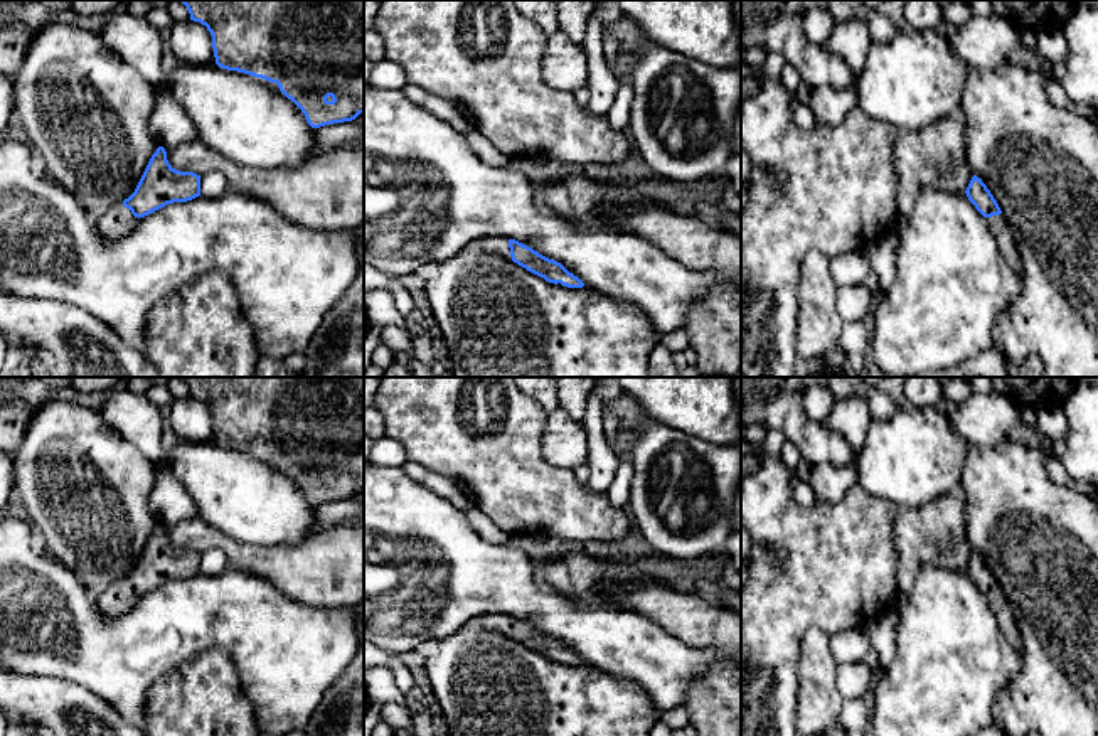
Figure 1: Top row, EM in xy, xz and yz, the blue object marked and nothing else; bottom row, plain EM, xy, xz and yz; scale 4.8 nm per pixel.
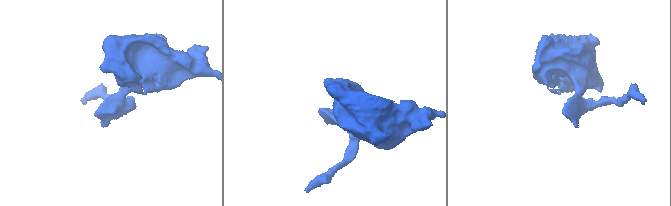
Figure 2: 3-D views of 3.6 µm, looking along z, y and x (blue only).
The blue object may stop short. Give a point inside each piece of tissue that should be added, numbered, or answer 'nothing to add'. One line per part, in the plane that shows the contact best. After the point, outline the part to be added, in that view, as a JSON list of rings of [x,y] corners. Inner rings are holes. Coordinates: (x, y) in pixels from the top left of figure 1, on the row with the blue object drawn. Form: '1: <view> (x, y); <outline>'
1: xy (118, 221); [[[120,202],[96,219],[96,227],[104,241],[116,241],[128,236],[136,222],[138,217]]]

